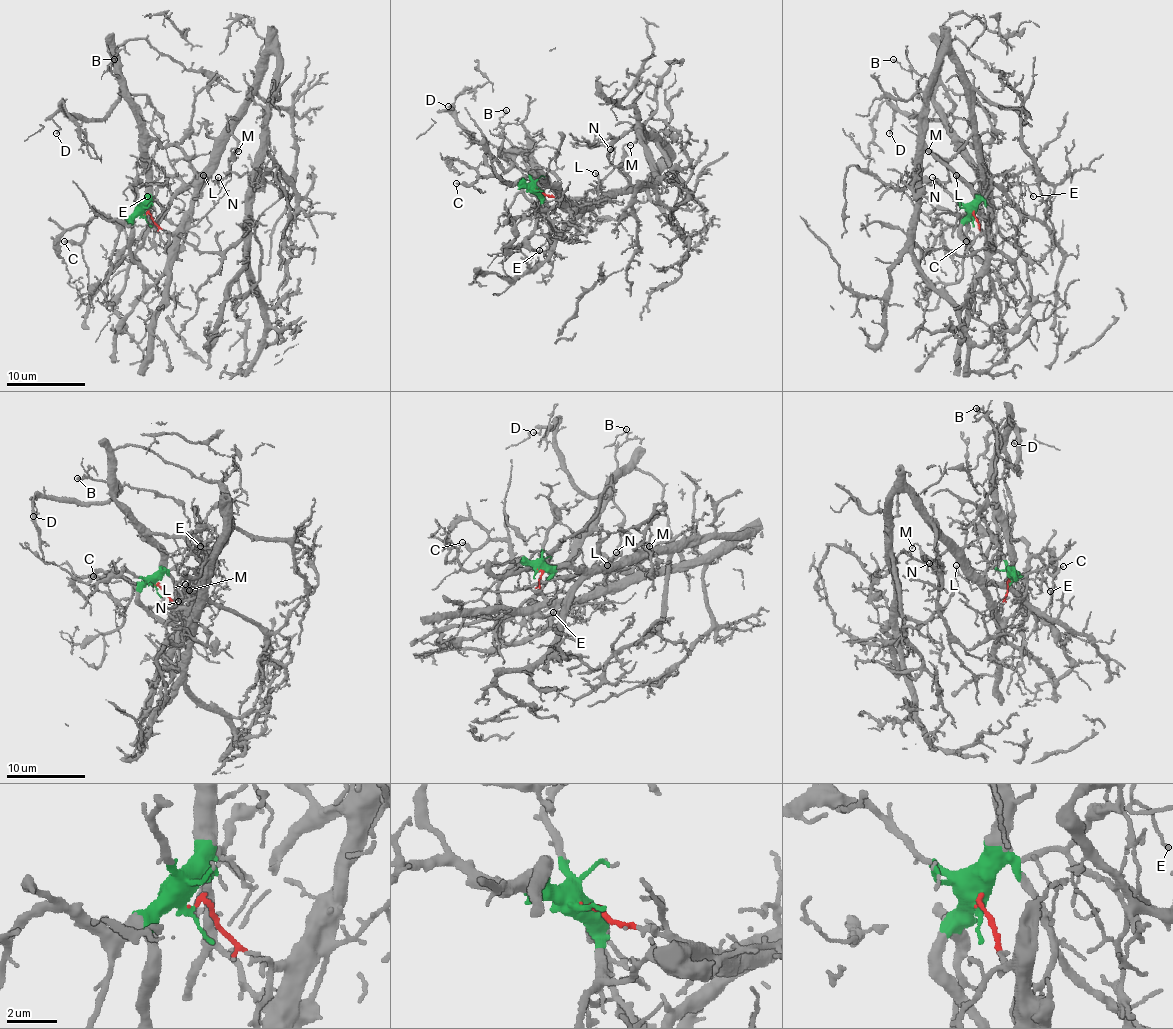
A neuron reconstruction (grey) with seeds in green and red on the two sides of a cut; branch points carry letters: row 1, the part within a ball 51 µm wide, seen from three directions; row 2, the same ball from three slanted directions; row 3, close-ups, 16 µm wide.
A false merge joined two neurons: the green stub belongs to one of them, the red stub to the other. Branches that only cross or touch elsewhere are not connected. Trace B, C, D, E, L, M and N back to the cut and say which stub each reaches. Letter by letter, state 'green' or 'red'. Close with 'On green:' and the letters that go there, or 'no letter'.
B: green
C: green
D: green
E: green
L: red
M: red
N: red
On green: B, C, D, E

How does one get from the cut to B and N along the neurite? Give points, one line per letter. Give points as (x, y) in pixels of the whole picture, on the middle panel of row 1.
B: (538, 190), (538, 175), (498, 125), (506, 110)
N: (538, 190), (581, 204), (614, 198), (628, 184), (628, 175), (620, 165), (609, 161), (611, 149)

